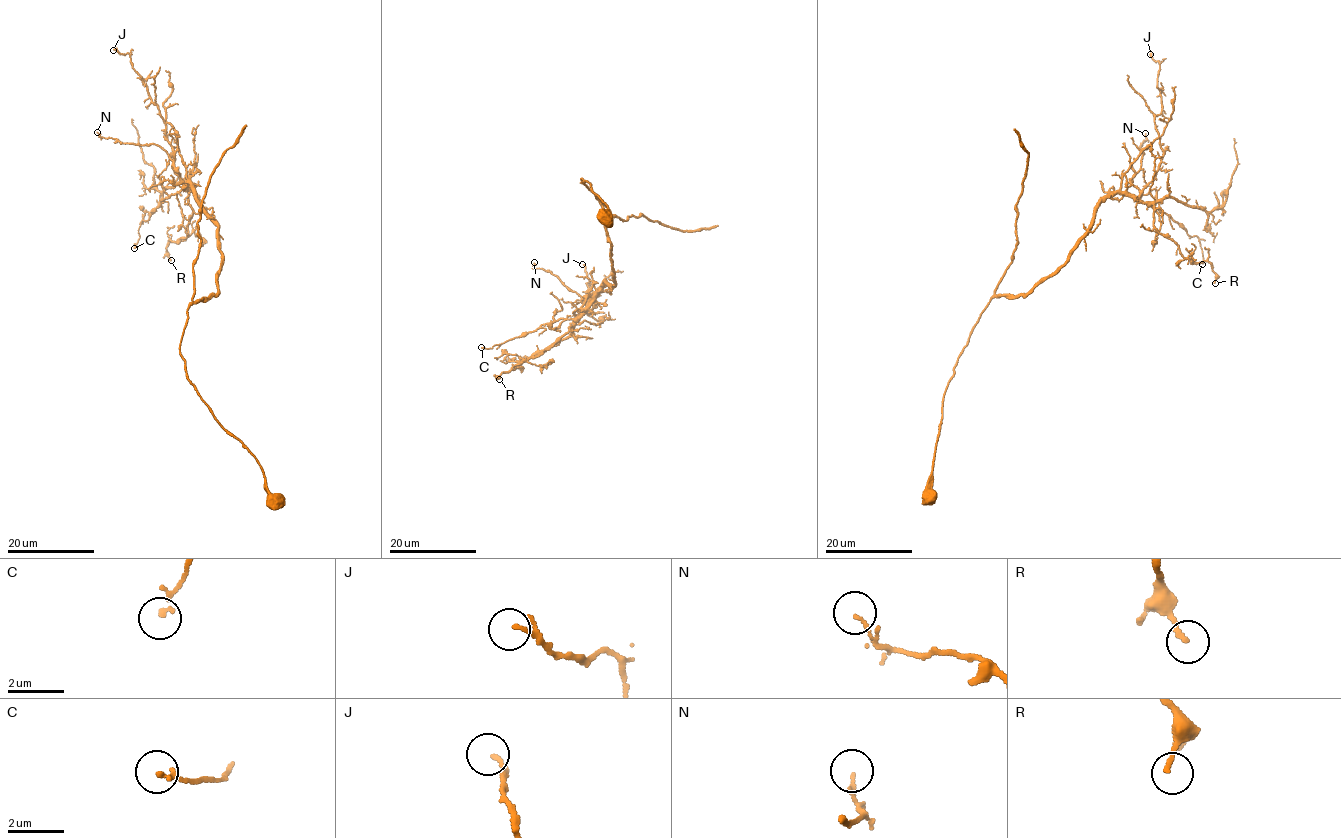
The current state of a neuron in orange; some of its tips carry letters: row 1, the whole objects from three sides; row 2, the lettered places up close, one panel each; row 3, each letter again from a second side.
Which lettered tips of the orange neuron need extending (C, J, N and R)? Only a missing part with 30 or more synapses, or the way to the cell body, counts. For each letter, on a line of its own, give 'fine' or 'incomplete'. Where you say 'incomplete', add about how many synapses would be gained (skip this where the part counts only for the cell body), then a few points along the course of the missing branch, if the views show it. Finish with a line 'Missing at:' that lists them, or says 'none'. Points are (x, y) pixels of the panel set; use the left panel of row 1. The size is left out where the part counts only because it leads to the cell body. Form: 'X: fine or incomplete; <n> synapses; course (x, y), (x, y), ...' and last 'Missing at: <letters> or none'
C: fine
J: fine
N: fine
R: fine
Missing at: none

